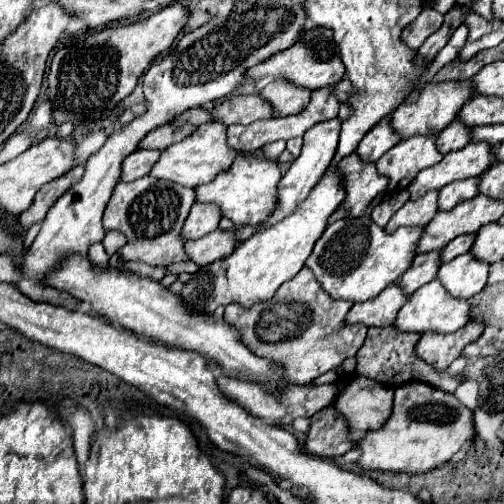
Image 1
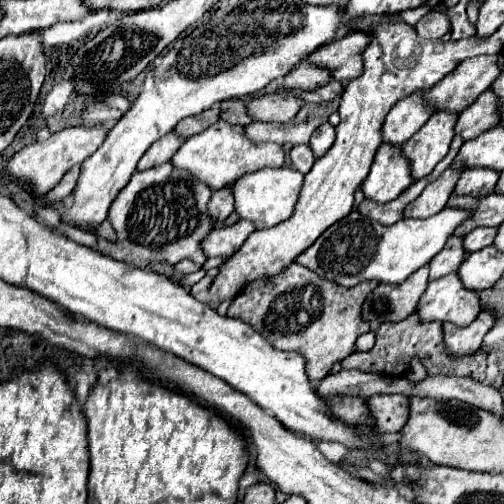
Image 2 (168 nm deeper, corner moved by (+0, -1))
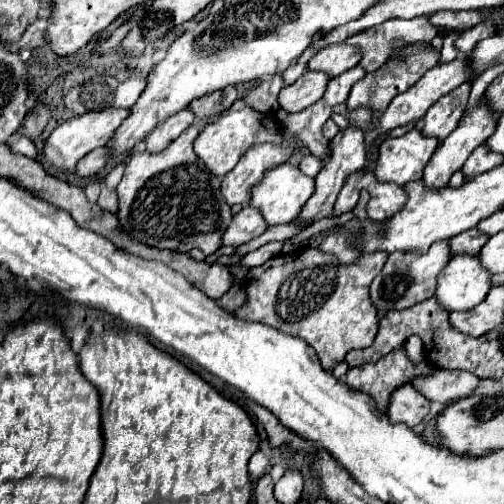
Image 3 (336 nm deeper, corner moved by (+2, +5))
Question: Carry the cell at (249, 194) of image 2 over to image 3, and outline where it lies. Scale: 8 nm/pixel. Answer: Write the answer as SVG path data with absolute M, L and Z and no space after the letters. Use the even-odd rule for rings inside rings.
M286 162L286 164L280 164L278 168L274 168L274 170L268 170L264 180L254 186L250 206L256 206L256 208L262 210L262 216L266 218L268 226L290 224L298 218L298 214L302 212L302 206L308 202L308 198L312 194L314 194L314 178L308 178L296 166Z

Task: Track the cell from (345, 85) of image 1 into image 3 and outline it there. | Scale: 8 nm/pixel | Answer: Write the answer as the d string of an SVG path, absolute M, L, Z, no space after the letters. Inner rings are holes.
M272 76L266 78L260 86L256 86L254 90L250 90L248 96L244 96L246 102L250 102L252 108L258 108L260 112L270 112L276 108L276 96L282 88L282 76Z

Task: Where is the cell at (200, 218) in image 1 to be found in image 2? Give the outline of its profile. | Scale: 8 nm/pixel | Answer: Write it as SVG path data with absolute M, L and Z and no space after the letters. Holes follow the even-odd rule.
M222 188L216 190L208 202L208 216L212 216L212 220L216 220L216 224L222 224L234 210L234 196L230 192L230 188Z

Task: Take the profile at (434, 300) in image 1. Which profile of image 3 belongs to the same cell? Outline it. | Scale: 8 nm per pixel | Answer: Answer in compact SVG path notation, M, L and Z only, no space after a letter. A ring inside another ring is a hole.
M458 254L440 274L436 298L452 312L472 310L486 298L488 290L492 288L490 278L492 276L484 266L480 270L478 256Z

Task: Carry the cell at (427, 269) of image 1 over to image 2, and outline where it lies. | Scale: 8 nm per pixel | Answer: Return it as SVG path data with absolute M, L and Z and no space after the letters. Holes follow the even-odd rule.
M450 236L446 246L430 260L430 280L438 280L446 274L452 274L458 270L460 262L464 260L464 250L462 250L462 238Z

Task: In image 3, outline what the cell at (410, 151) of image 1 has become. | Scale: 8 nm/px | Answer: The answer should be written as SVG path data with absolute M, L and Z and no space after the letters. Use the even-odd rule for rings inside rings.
M464 82L456 90L452 90L450 94L446 94L438 102L434 102L424 116L422 134L444 140L458 126L466 106L468 106L468 96L470 96L470 82Z

